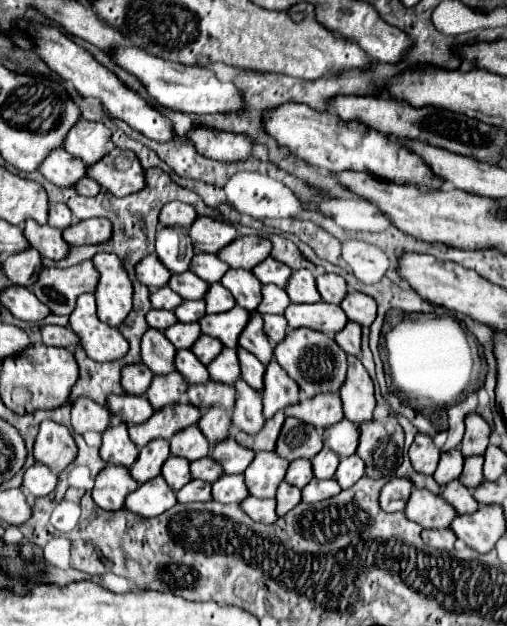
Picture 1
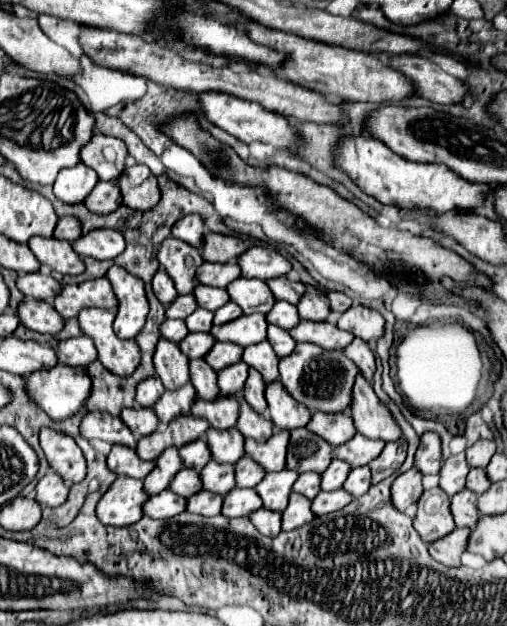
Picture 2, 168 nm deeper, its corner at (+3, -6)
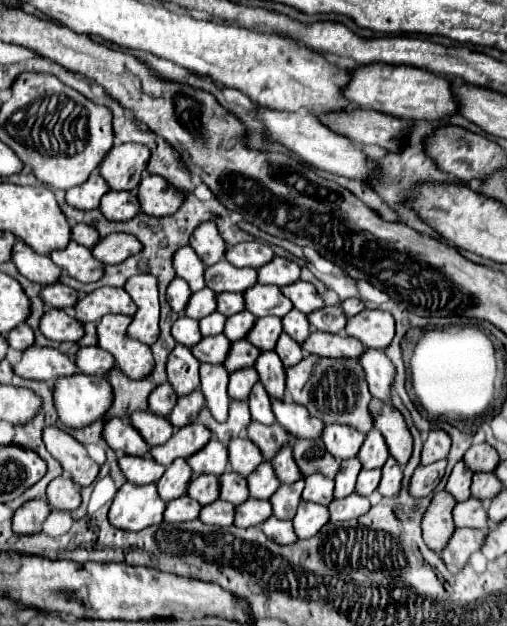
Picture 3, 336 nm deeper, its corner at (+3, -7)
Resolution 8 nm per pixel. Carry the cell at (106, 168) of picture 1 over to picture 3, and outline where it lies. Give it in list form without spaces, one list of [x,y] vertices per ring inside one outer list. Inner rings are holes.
[[[149,174],[139,182],[137,198],[141,210],[149,216],[169,216],[177,212],[177,208],[181,206],[181,196],[183,194],[161,176]]]

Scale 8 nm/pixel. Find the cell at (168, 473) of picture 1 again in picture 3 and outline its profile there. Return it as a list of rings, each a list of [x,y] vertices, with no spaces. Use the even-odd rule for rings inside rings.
[[[213,474],[195,476],[187,486],[187,496],[199,504],[211,504],[219,498],[219,480]]]

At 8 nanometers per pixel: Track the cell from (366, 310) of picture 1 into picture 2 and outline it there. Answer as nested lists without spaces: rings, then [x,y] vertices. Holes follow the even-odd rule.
[[[353,303],[353,307],[347,309],[339,317],[337,327],[343,331],[351,331],[355,337],[361,337],[365,341],[373,341],[383,335],[385,319],[381,317],[381,313],[377,313],[365,305]]]

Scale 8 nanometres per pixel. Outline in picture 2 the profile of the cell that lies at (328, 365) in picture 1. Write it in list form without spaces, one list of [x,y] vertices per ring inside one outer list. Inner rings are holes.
[[[297,343],[293,355],[279,361],[279,381],[285,385],[289,395],[303,403],[311,413],[349,413],[349,403],[353,401],[353,383],[357,377],[357,365],[345,357],[343,351],[327,351],[313,343]]]

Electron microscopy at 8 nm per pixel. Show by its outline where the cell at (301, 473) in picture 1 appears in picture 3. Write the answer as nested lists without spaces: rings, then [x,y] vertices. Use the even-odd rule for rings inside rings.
[[[313,474],[313,476],[305,478],[303,500],[327,506],[329,500],[333,500],[333,480],[329,480],[321,474]]]

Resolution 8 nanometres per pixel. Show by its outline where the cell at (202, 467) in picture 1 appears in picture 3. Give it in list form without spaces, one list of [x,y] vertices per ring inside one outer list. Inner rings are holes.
[[[223,472],[219,476],[219,498],[227,500],[231,504],[241,504],[249,498],[249,490],[247,490],[247,482],[243,476],[239,476],[237,472]]]

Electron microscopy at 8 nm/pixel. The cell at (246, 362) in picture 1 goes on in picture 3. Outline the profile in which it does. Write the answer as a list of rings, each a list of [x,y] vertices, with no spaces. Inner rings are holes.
[[[257,382],[249,394],[249,406],[251,406],[251,416],[253,420],[261,422],[261,424],[273,424],[275,416],[271,412],[271,398],[265,392],[263,384]]]

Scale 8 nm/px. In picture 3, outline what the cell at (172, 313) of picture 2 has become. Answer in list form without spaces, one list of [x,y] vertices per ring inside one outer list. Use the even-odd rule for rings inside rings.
[[[203,288],[201,292],[193,292],[189,298],[187,308],[183,310],[183,316],[201,320],[203,316],[209,316],[211,312],[215,312],[217,304],[215,304],[215,292],[211,292],[211,288]]]

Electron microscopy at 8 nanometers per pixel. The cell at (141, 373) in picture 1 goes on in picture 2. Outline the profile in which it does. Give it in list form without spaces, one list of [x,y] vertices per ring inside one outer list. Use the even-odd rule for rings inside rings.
[[[157,377],[143,379],[137,385],[137,403],[141,407],[153,407],[153,403],[157,403],[157,399],[161,399],[163,393],[165,393],[165,387],[163,387],[161,379],[157,379]]]

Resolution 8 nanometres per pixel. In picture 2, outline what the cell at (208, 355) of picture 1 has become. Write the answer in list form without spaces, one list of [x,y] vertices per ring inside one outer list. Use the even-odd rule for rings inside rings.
[[[217,341],[215,347],[205,355],[205,361],[215,369],[215,371],[221,371],[233,363],[239,363],[241,361],[241,351],[243,347],[237,347],[235,343],[221,343]]]

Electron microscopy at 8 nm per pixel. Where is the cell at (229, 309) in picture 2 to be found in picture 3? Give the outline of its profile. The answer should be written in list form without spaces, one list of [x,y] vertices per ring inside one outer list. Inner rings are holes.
[[[241,310],[241,312],[237,312],[237,314],[233,314],[233,316],[227,318],[223,334],[225,334],[231,342],[233,342],[233,340],[241,340],[241,338],[245,338],[245,332],[249,332],[249,328],[255,324],[255,320],[257,320],[257,318],[255,318],[249,310]]]

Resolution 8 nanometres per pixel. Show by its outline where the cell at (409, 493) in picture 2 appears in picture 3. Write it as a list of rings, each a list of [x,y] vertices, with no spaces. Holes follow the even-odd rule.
[[[447,460],[433,462],[431,466],[417,466],[417,470],[411,478],[411,484],[409,484],[409,494],[413,498],[429,496],[435,490],[435,486],[439,484],[439,480],[443,478],[445,466],[447,466]]]

